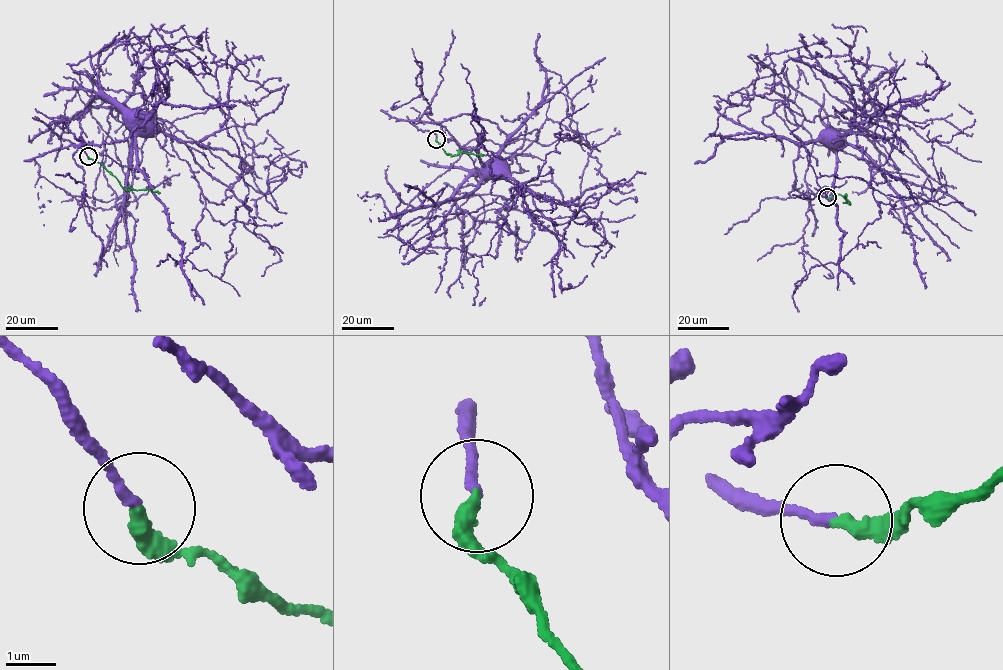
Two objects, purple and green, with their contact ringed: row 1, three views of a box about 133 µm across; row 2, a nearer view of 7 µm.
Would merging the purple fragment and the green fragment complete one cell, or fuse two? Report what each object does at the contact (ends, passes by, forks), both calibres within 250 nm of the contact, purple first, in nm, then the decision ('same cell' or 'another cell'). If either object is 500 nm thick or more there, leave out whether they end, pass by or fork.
purple ends | green ends | 180/300 nm | same cell

